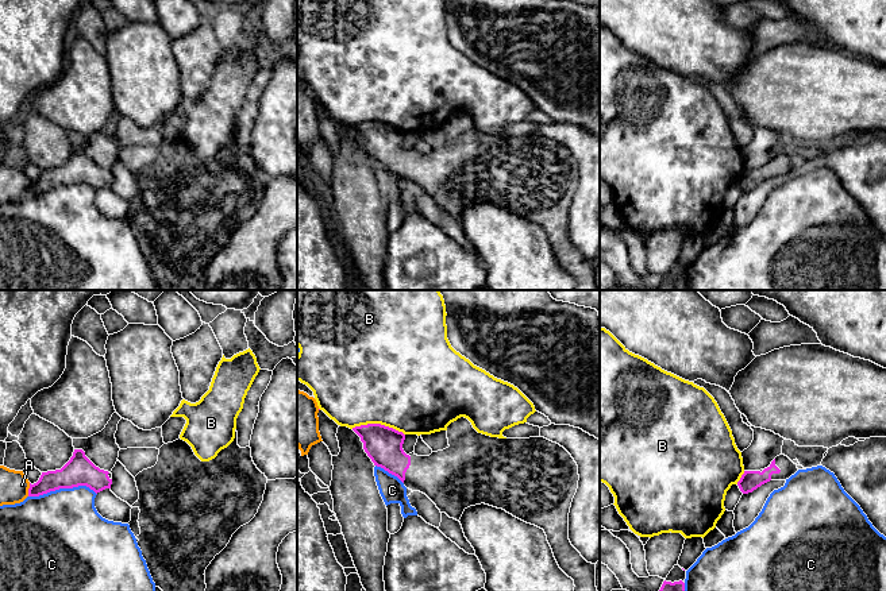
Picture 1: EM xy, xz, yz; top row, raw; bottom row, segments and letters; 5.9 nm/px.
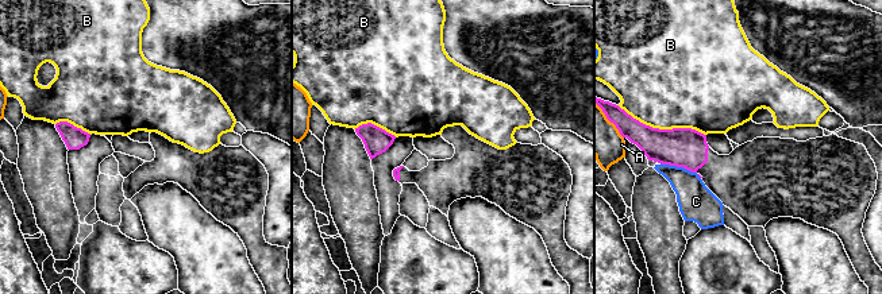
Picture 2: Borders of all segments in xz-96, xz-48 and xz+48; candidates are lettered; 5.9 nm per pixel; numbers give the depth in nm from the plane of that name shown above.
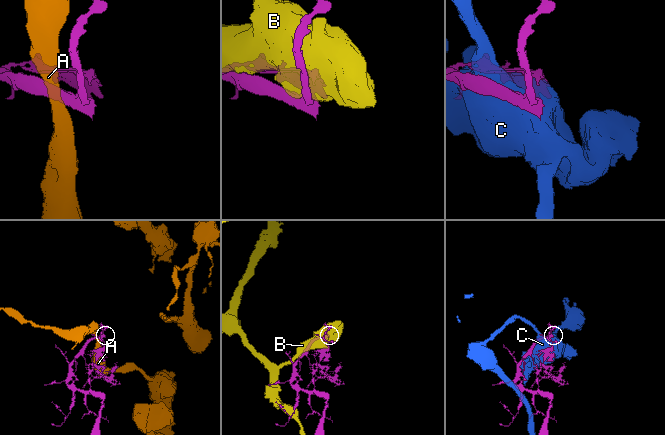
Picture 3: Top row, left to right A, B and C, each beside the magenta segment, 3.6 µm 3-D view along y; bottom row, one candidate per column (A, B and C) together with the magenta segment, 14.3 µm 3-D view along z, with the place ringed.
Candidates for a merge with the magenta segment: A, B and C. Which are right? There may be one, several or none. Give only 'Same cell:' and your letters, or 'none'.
Same cell: none

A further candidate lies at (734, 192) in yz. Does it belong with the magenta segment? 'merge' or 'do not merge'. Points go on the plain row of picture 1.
do not merge

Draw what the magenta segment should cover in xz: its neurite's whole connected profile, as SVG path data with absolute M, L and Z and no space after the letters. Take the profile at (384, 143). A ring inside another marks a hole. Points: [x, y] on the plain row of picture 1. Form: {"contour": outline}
{"contour": "M461 115L447 124L448 146L417 154L415 148L407 152L402 147L405 132L381 121L367 121L353 125L361 135L363 147L374 163L397 174L407 186L425 192L450 216L461 217L463 209L475 202L489 202L502 206L513 215L544 228L559 266L574 278L574 290L598 290L596 285L596 262L588 260L569 237L569 210L578 186L578 163L571 152L559 142L544 135L498 136L478 131L471 120Z"}

